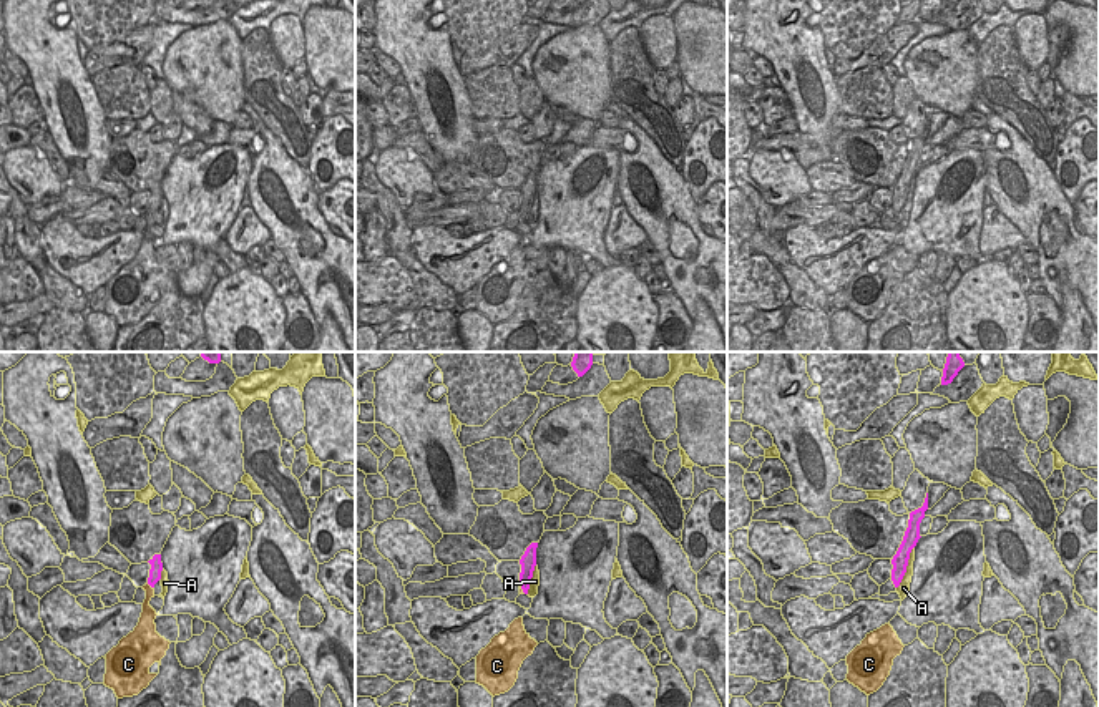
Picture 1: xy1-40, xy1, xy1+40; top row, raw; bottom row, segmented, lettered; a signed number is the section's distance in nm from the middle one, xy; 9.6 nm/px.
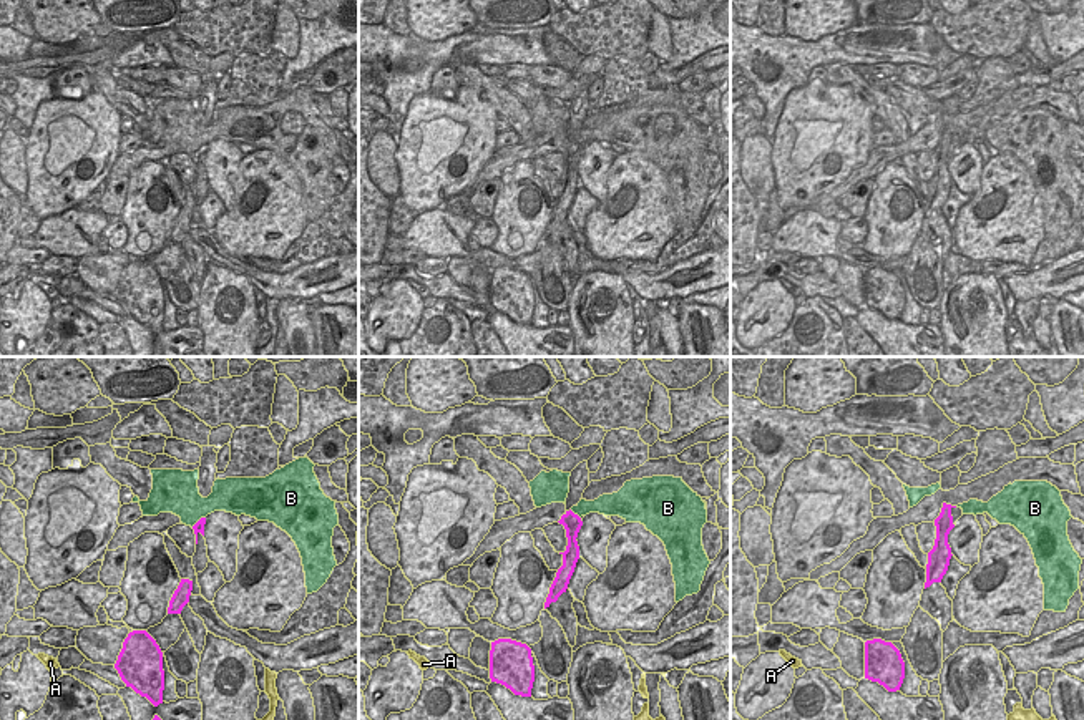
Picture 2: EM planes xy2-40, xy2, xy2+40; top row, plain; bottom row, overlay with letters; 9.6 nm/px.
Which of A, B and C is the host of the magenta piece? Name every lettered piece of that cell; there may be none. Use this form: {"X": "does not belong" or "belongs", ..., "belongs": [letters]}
{"A": "does not belong", "B": "does not belong", "C": "belongs", "belongs": ["C"]}

